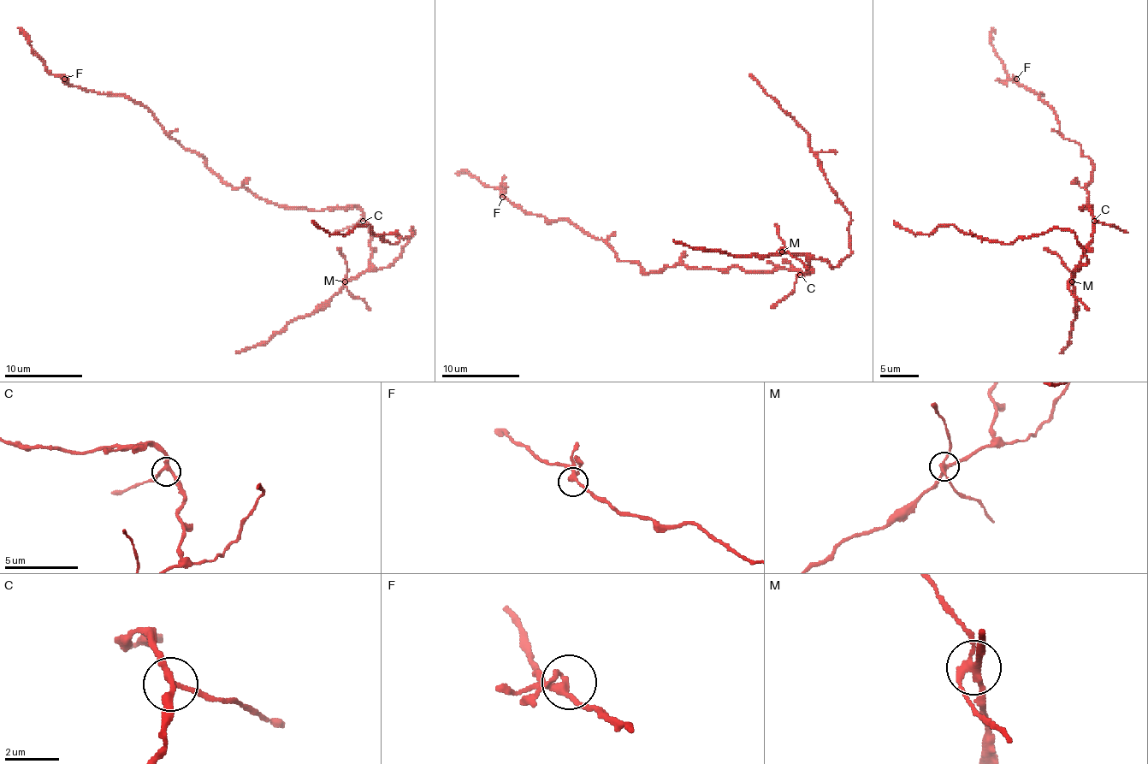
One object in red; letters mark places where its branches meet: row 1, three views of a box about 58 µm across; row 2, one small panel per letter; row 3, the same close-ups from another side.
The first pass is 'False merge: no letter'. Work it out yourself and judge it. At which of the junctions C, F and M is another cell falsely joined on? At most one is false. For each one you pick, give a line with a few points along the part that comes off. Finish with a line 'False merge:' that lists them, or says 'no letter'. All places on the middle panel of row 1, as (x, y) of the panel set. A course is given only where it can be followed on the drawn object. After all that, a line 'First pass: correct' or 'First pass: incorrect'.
M: foreign part runs (783, 251), (784, 244), (775, 224)
False merge: M
First pass: incorrect

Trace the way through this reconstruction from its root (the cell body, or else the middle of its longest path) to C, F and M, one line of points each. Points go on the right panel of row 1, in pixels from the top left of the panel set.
C: (1091, 210), (1094, 221)
F: (1091, 210), (1085, 187), (1092, 162), (1077, 143), (1062, 135), (1057, 115), (1040, 96), (1016, 79)
M: (1091, 210), (1094, 221), (1092, 240), (1071, 281)

